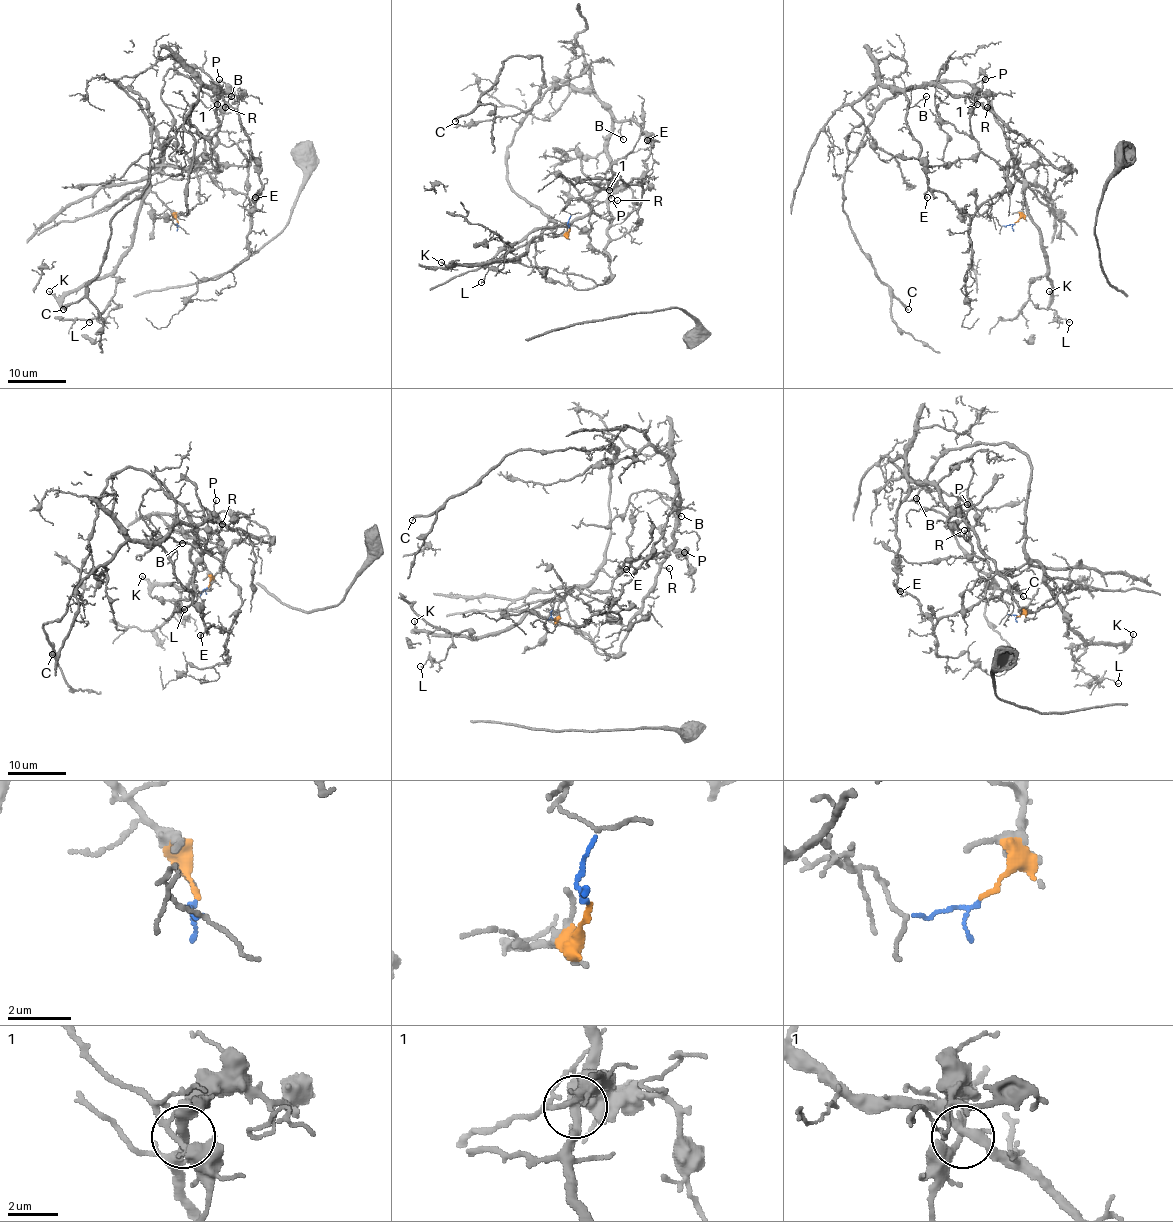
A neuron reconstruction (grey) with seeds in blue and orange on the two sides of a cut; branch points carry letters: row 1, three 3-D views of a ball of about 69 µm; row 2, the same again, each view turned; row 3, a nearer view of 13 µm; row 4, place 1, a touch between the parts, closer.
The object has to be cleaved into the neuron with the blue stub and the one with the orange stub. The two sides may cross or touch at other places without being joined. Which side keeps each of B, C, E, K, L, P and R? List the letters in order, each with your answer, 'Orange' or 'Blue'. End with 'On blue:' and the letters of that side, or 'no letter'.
B: Blue
C: Orange
E: Blue
K: Orange
L: Orange
P: Blue
R: Blue
On blue: B, E, P, R

